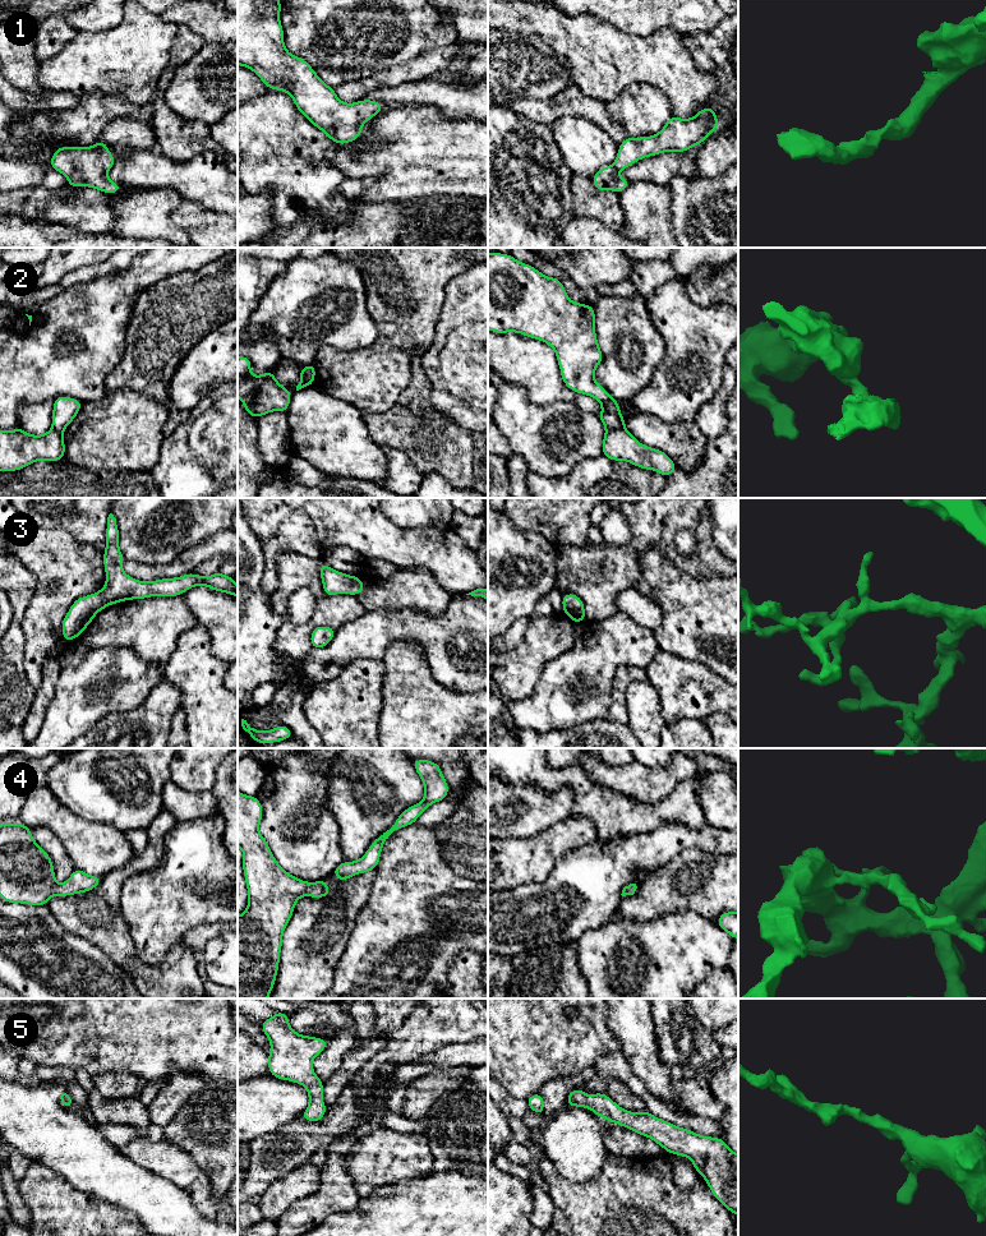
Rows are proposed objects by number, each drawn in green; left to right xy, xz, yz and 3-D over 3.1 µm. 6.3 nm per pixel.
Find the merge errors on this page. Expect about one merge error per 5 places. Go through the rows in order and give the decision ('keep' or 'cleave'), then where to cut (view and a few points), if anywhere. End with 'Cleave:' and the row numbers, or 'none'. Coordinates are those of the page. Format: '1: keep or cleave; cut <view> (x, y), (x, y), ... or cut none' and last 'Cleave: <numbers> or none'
1: keep; cut none
2: cleave; cut xz (304, 367), (304, 373), (310, 384)
3: keep; cut none
4: keep; cut none
5: keep; cut none
Cleave: 2

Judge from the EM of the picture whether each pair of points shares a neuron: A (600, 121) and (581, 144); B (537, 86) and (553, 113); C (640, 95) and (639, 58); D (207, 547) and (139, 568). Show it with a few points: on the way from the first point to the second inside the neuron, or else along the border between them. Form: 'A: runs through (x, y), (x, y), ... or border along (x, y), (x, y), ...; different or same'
A: border along (568, 115), (593, 121), (617, 144); different
B: border along (571, 84), (548, 98), (521, 97), (515, 101); different
C: border along (667, 97), (646, 83), (631, 83), (614, 98); different
D: runs through (190, 558), (174, 570), (156, 571); same

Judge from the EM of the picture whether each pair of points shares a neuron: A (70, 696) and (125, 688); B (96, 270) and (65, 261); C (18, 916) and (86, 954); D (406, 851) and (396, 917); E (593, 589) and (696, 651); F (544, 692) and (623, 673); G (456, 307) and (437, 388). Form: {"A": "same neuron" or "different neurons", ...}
{"A": "same neuron", "B": "different neurons", "C": "same neuron", "D": "same neuron", "E": "different neurons", "F": "different neurons", "G": "same neuron"}

